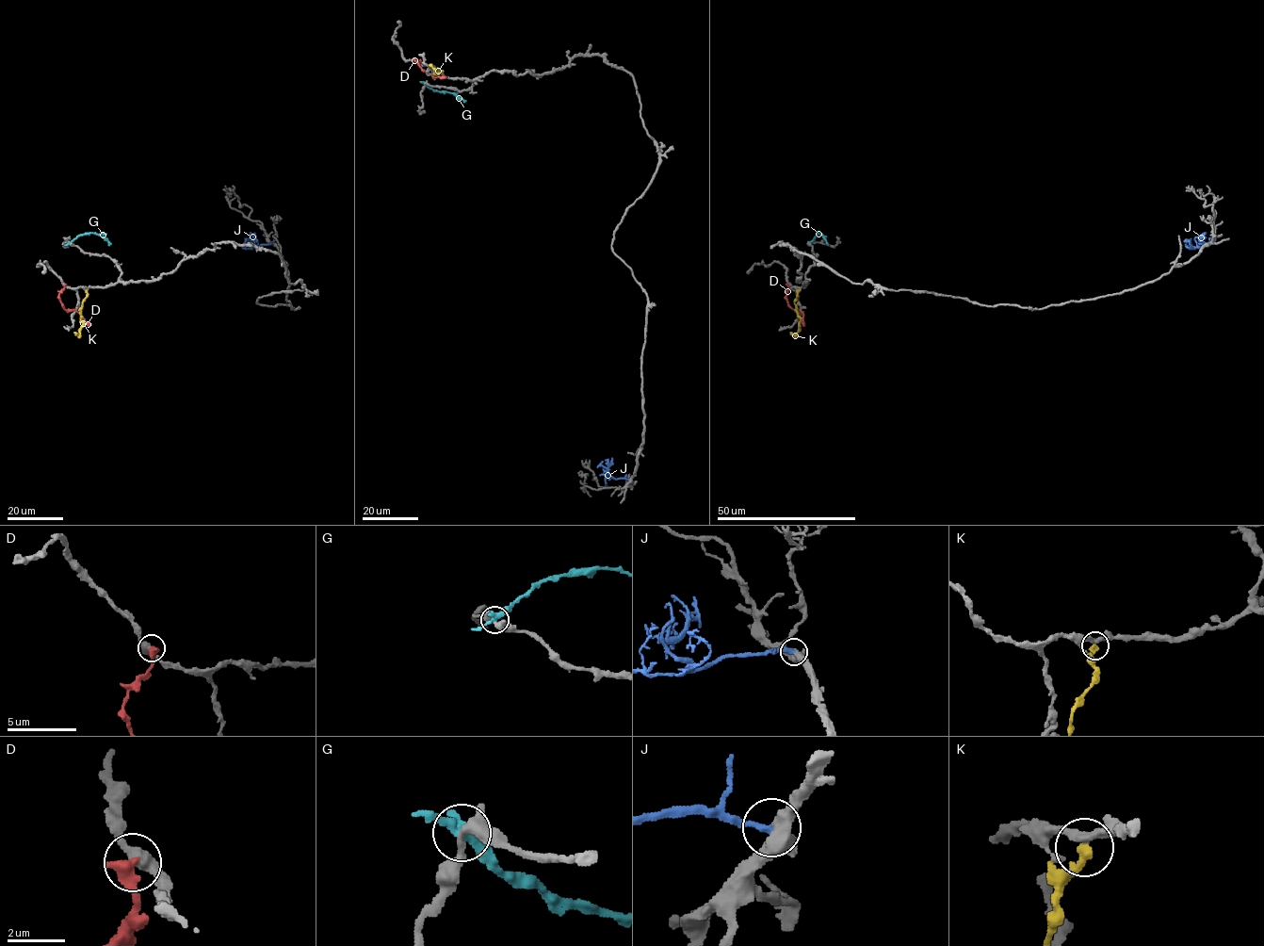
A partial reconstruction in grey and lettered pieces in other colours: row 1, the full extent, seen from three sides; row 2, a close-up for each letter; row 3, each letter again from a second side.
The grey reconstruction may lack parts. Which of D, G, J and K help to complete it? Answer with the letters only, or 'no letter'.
J

